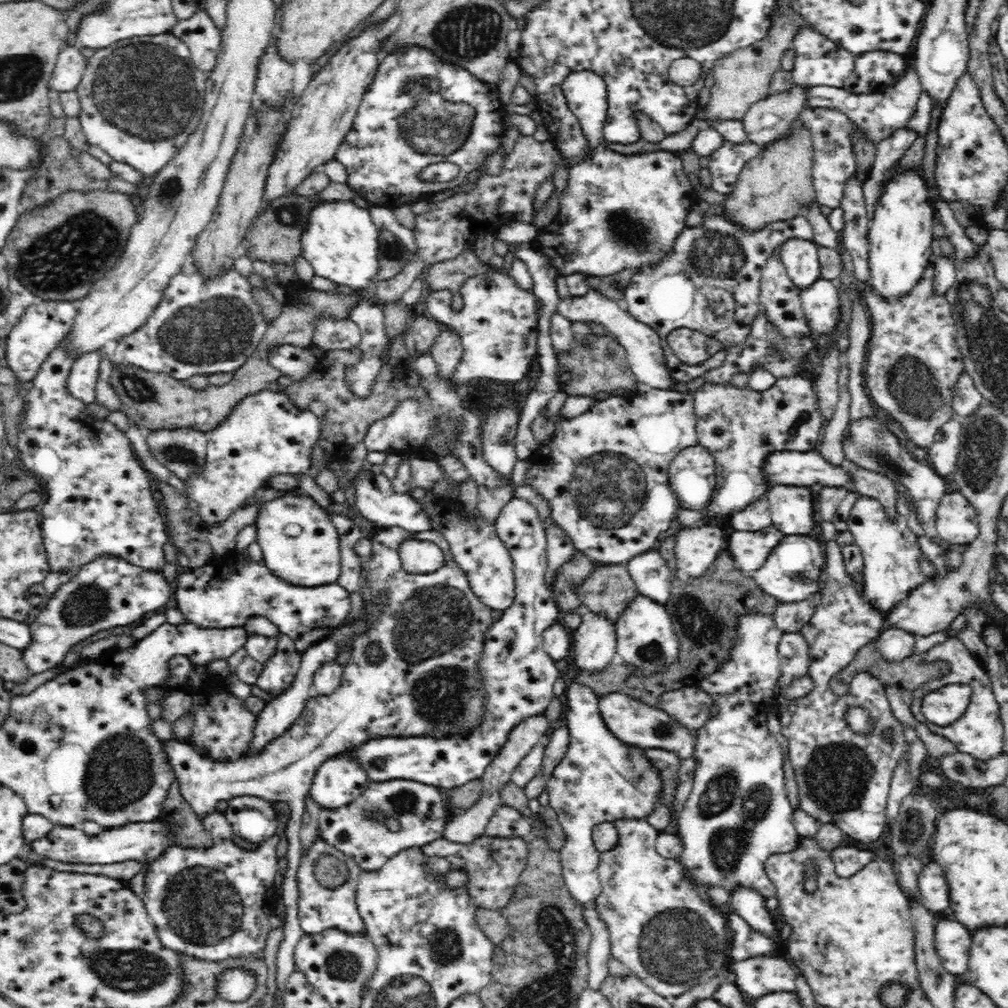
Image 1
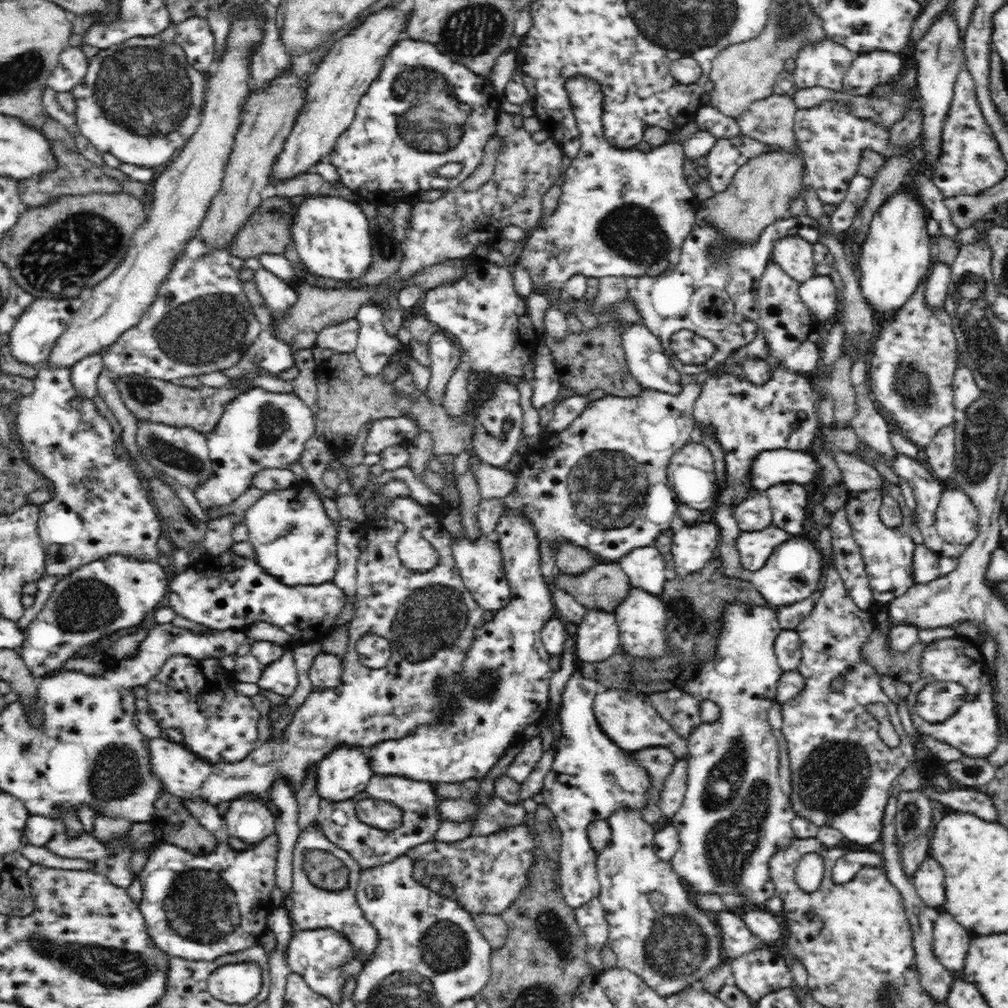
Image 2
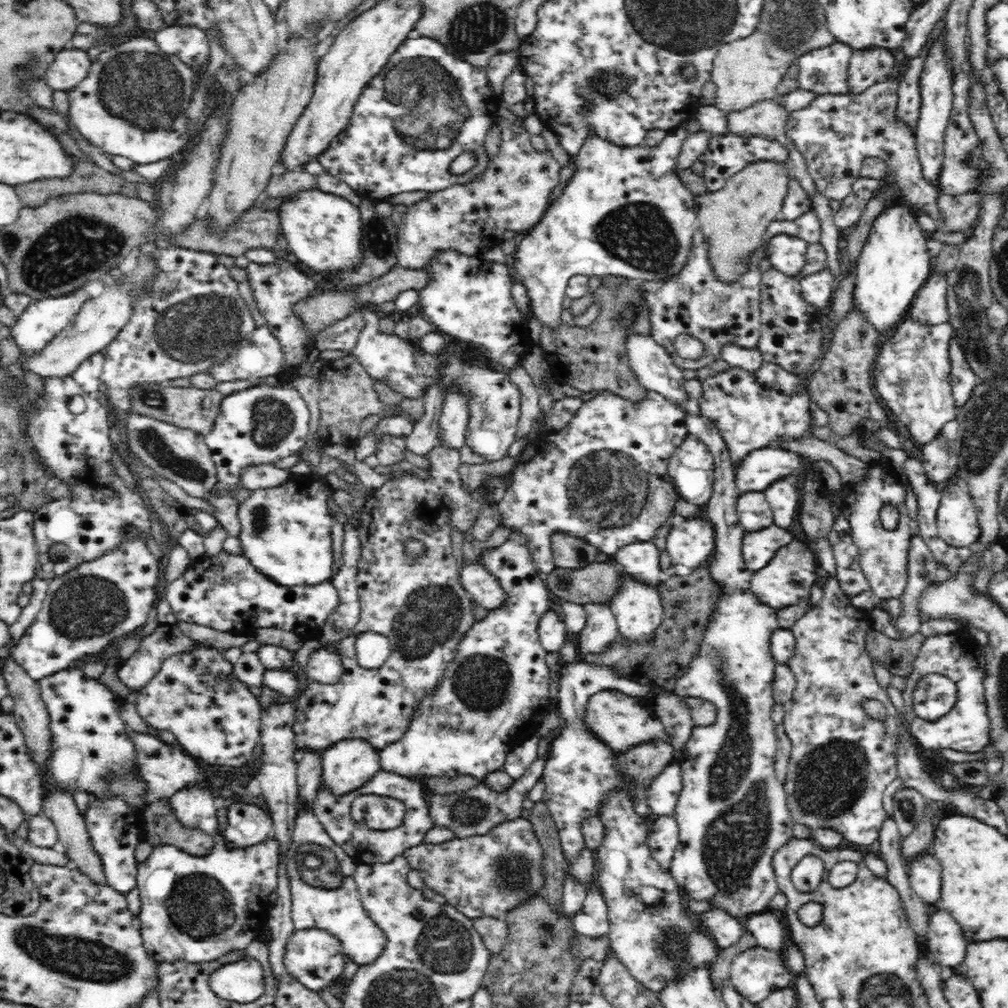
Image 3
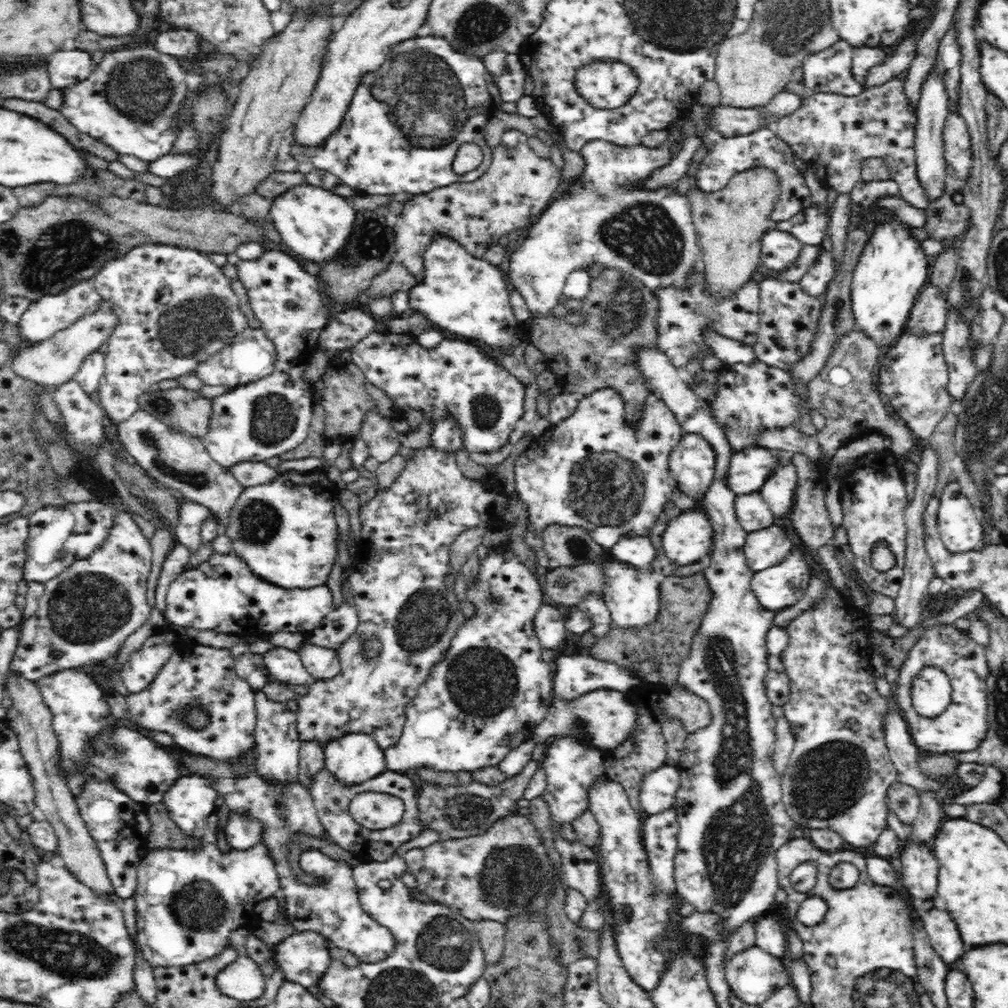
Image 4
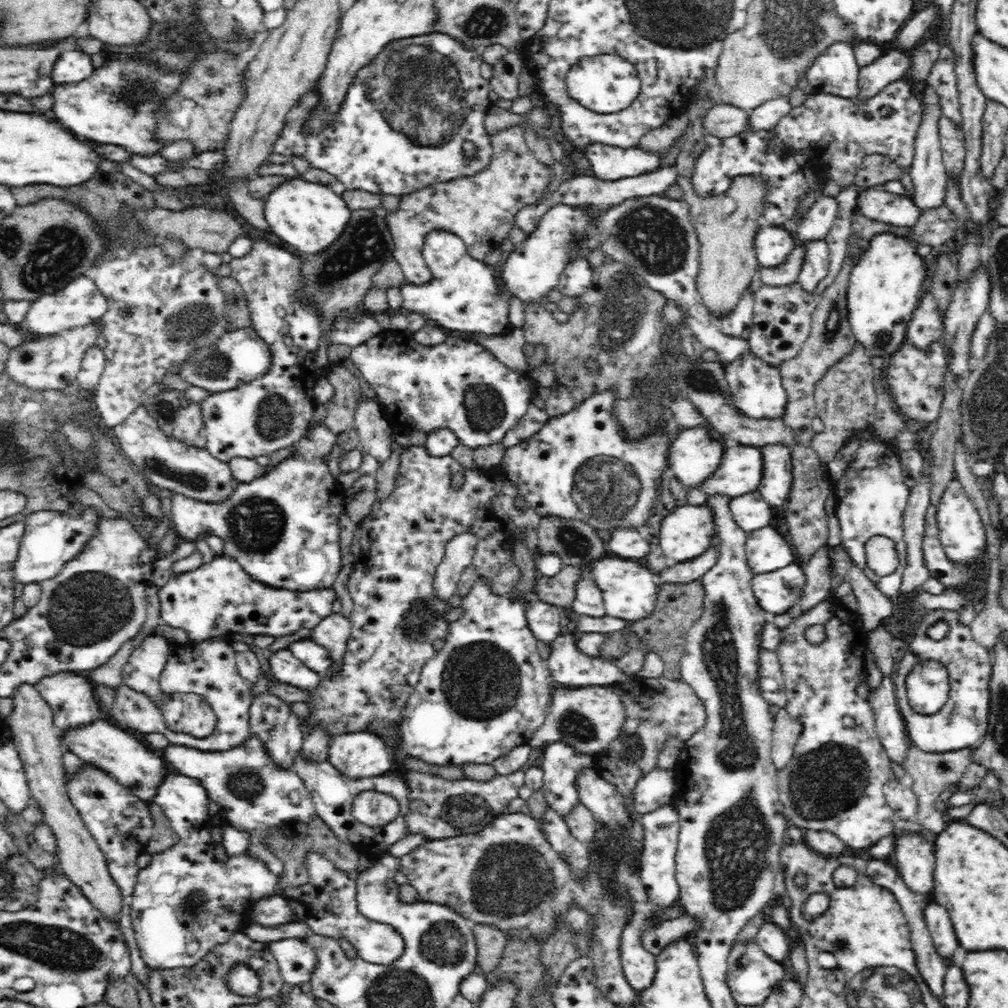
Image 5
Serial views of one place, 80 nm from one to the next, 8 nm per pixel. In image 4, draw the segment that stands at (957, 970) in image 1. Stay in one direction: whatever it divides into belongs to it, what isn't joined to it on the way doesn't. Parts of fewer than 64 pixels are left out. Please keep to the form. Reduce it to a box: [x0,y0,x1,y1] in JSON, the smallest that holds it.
[922,907,966,963]

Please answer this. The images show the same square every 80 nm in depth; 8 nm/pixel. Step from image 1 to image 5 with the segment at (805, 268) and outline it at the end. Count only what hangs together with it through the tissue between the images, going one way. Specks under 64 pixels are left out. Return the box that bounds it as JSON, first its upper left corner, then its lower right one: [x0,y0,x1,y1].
[757,225,800,269]

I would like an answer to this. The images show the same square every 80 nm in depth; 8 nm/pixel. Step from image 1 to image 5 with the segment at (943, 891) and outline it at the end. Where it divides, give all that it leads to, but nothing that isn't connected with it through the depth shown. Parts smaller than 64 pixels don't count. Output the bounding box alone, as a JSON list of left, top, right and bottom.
[896,832,934,894]

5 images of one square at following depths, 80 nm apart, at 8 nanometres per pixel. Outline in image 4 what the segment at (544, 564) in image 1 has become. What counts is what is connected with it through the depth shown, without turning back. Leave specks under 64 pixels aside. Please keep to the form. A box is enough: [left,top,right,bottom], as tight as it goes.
[384,544,556,775]

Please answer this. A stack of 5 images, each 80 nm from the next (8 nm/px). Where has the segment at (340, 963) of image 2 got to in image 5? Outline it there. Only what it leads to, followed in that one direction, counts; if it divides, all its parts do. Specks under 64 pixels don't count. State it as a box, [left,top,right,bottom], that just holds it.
[269,937,320,986]

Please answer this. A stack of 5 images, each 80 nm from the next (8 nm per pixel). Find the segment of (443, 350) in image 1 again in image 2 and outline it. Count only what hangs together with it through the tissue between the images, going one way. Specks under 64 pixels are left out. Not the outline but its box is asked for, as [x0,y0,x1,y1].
[426,332,461,403]

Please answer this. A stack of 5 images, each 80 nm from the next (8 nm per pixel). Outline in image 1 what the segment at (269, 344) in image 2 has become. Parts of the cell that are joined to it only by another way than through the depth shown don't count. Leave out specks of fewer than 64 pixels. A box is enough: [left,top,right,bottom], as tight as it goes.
[270,343,319,382]

